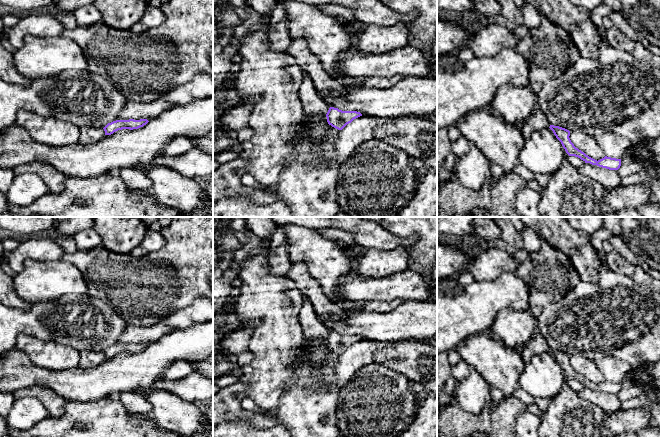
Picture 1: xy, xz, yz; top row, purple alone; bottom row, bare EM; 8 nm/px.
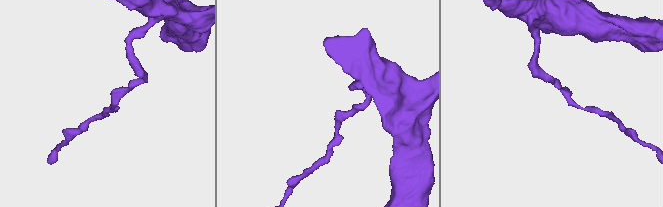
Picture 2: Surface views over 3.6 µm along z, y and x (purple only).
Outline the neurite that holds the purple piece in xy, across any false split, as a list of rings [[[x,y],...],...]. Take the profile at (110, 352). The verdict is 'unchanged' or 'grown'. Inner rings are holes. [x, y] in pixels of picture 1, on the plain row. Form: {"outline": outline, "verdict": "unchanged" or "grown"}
{"outline": [[[140,343],[140,344],[116,344],[111,347],[108,347],[103,353],[105,355],[105,359],[111,359],[114,356],[122,353],[138,353],[146,349],[149,345],[147,343]]], "verdict": "unchanged"}

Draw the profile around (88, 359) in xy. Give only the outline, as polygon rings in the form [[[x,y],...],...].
[[[82,351],[78,367],[86,369],[96,367],[105,360],[105,355],[101,351]]]

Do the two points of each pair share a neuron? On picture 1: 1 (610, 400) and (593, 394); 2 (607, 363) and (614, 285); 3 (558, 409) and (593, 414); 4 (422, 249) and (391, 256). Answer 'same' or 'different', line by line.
1: same
2: different
3: same
4: different

